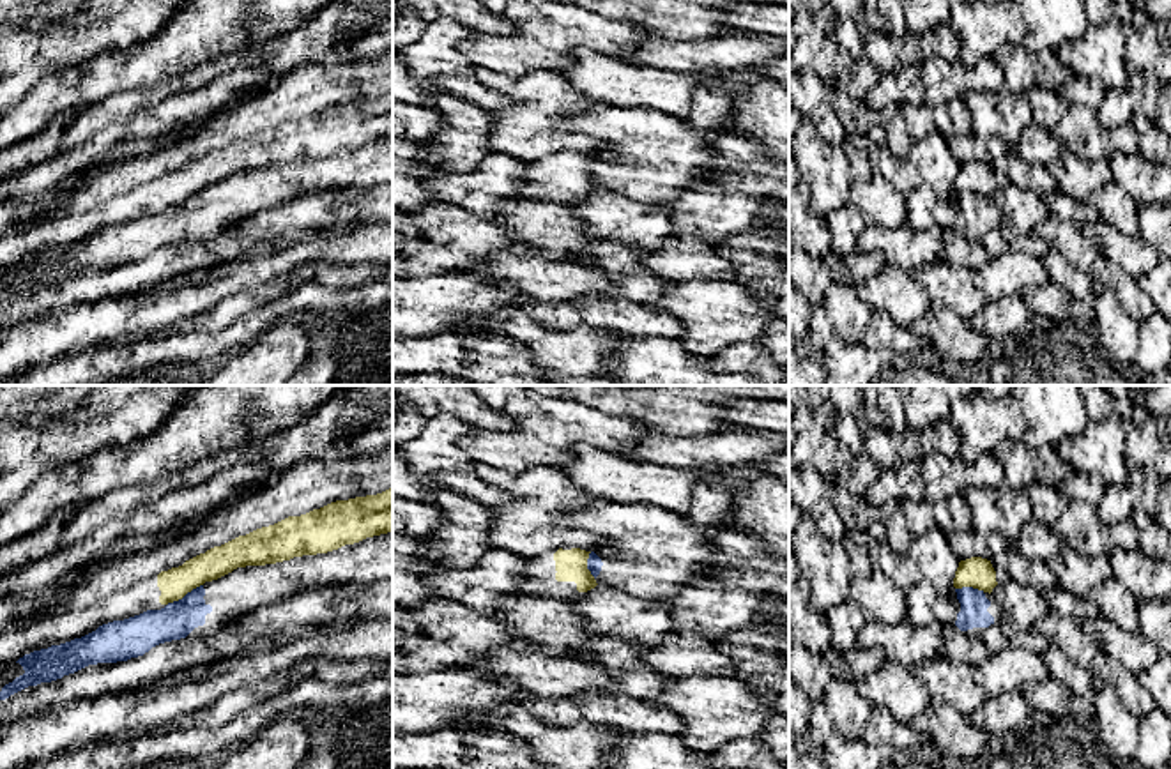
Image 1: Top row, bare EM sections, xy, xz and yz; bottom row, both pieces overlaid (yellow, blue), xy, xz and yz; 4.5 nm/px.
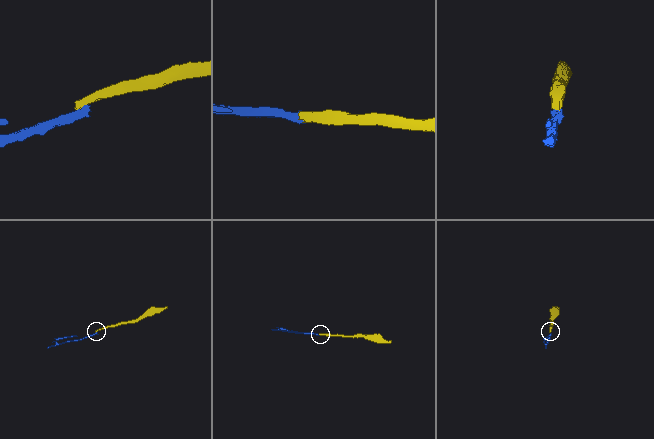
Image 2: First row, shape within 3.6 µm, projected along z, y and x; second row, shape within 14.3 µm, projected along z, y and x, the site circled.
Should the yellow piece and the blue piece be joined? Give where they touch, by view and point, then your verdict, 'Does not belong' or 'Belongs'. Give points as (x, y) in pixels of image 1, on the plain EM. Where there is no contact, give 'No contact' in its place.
Touches yellow at xy (184, 198). Does not belong

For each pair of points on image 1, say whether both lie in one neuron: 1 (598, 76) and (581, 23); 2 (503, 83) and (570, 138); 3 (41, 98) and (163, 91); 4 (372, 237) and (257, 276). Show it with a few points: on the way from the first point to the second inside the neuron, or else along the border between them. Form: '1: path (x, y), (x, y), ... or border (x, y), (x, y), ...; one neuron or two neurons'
1: border (572, 50), (598, 50), (612, 57); two neurons
2: path (520, 92), (552, 129); one neuron
3: border (151, 87), (114, 91), (78, 114); two neurons
4: path (344, 246), (294, 257), (285, 262); one neuron

